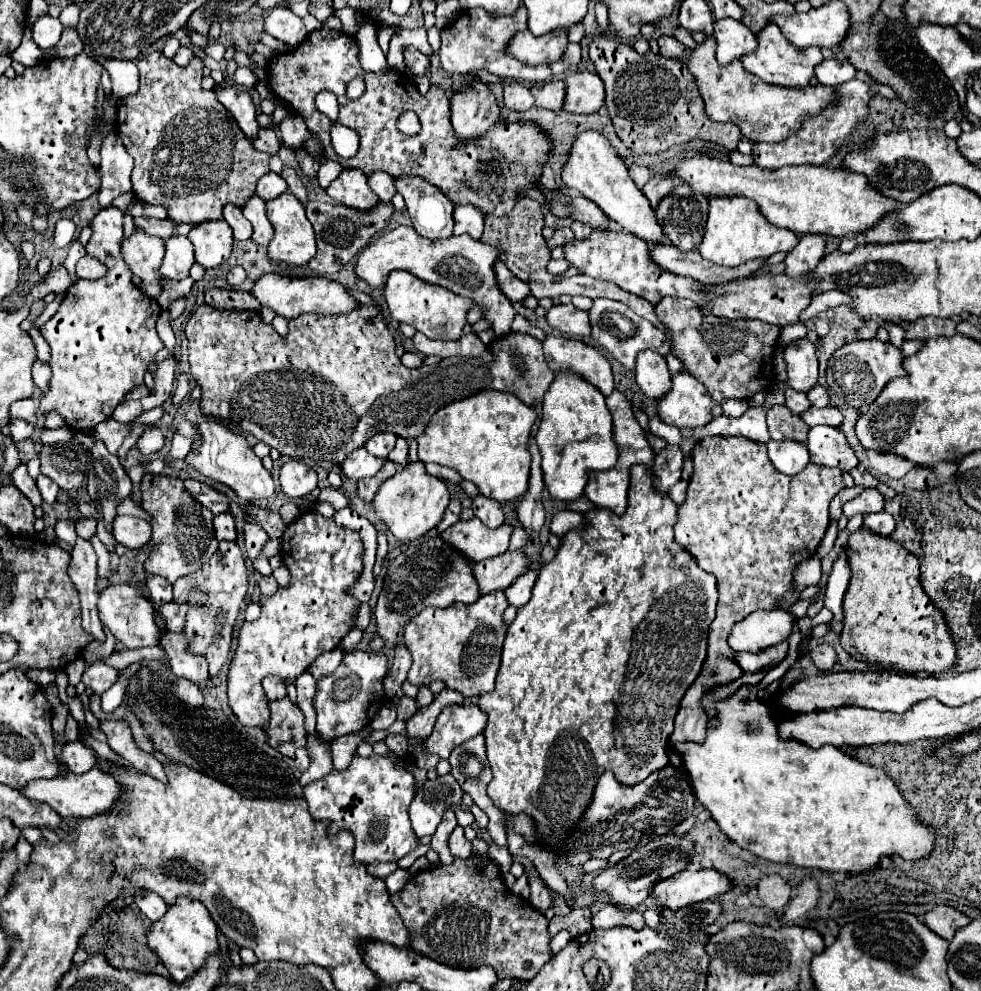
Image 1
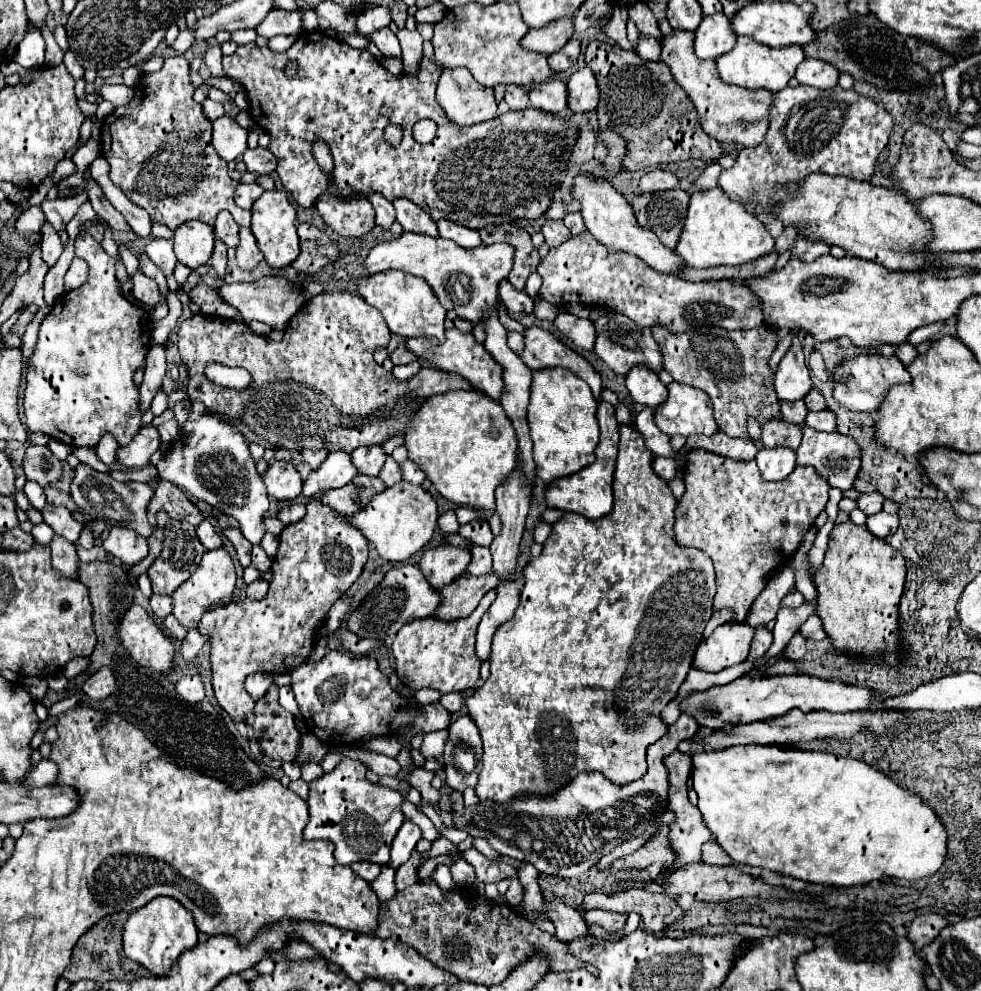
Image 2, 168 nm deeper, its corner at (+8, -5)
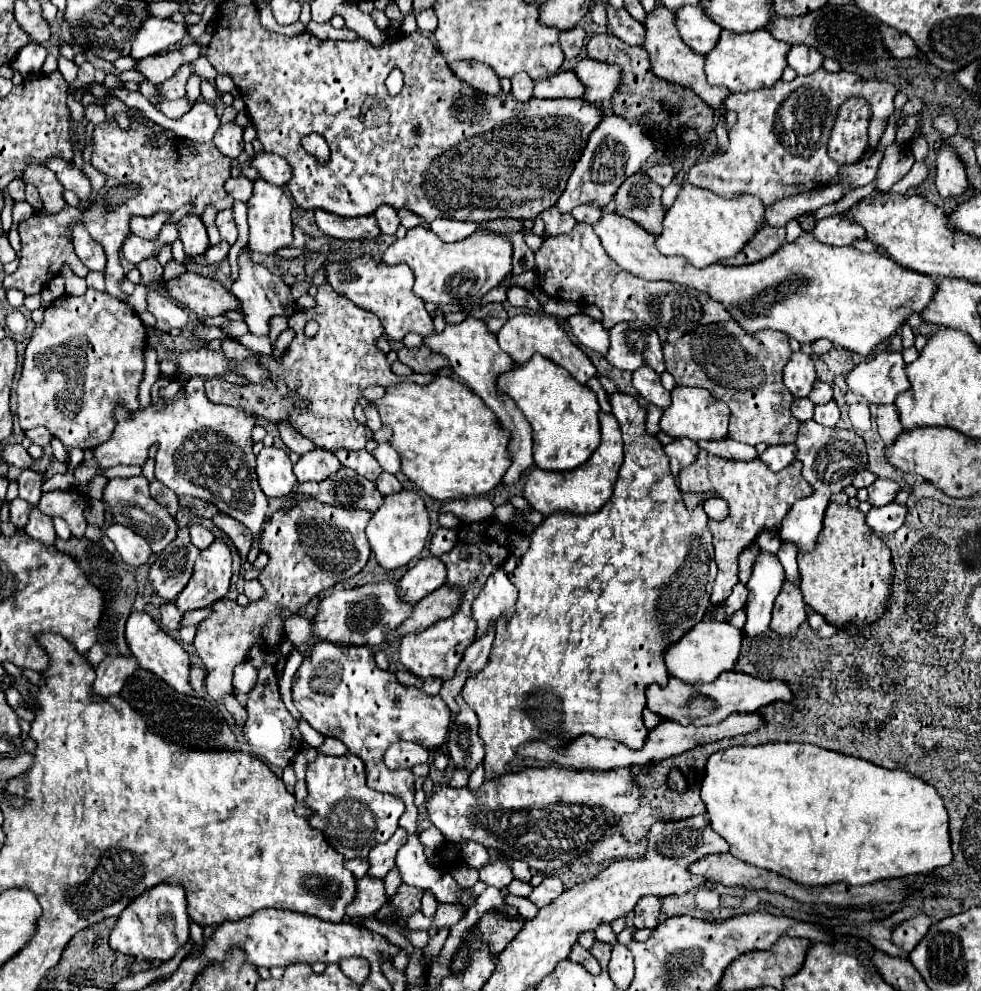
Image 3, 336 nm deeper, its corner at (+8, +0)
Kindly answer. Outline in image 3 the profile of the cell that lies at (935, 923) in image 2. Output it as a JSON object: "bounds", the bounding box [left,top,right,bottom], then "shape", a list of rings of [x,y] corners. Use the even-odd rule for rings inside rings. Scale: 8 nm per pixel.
{"bounds":[891,914,931,952],"shape":[[[919,914],[919,916],[915,916],[911,920],[905,920],[899,926],[895,926],[893,934],[891,934],[891,940],[901,950],[911,952],[921,942],[921,938],[927,934],[929,926],[931,926],[931,918],[925,916],[925,914]]]}

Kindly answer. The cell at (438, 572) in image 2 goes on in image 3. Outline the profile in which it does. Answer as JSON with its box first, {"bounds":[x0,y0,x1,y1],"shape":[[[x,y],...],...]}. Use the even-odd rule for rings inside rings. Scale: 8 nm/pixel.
{"bounds":[399,556,445,604],"shape":[[[427,556],[419,560],[399,580],[399,598],[409,604],[417,604],[429,592],[443,586],[445,574],[445,564],[439,558]]]}

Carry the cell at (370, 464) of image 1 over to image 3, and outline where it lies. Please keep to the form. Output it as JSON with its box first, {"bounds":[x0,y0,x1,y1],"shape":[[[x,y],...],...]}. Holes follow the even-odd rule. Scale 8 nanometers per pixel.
{"bounds":[293,448,341,482],"shape":[[[319,448],[303,454],[293,466],[293,472],[299,482],[309,482],[309,480],[321,482],[331,474],[335,474],[339,468],[341,468],[339,460],[335,460],[335,456],[329,450]]]}

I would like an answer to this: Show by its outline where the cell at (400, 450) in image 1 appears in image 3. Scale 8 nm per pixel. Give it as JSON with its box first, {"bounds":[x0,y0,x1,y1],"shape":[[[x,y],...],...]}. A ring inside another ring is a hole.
{"bounds":[375,472,401,496],"shape":[[[383,472],[383,474],[375,480],[375,484],[377,484],[377,488],[379,488],[379,492],[381,492],[383,496],[401,492],[401,482],[399,482],[393,474],[389,474],[389,472]]]}

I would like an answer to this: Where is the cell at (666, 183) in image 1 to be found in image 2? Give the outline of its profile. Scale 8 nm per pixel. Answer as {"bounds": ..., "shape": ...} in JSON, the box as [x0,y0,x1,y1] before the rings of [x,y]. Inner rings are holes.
{"bounds":[639,169,677,193],"shape":[[[655,169],[655,171],[647,171],[641,181],[639,181],[639,193],[655,193],[655,191],[667,191],[667,189],[675,189],[677,187],[677,177],[675,173],[663,171],[663,169]]]}

